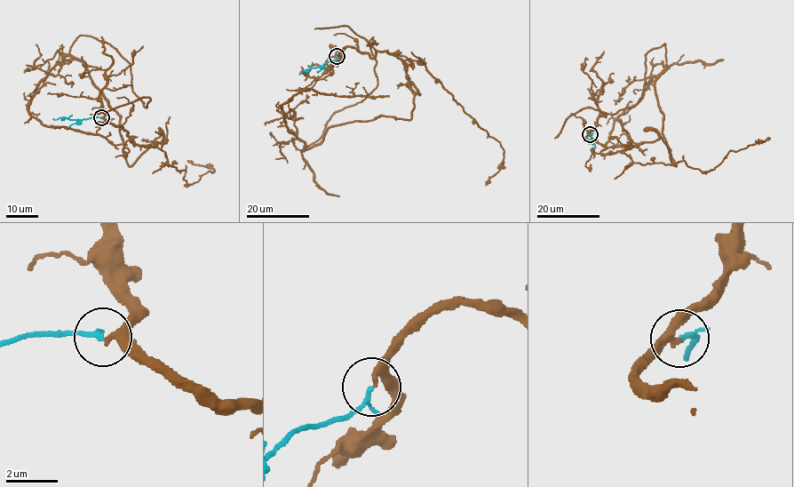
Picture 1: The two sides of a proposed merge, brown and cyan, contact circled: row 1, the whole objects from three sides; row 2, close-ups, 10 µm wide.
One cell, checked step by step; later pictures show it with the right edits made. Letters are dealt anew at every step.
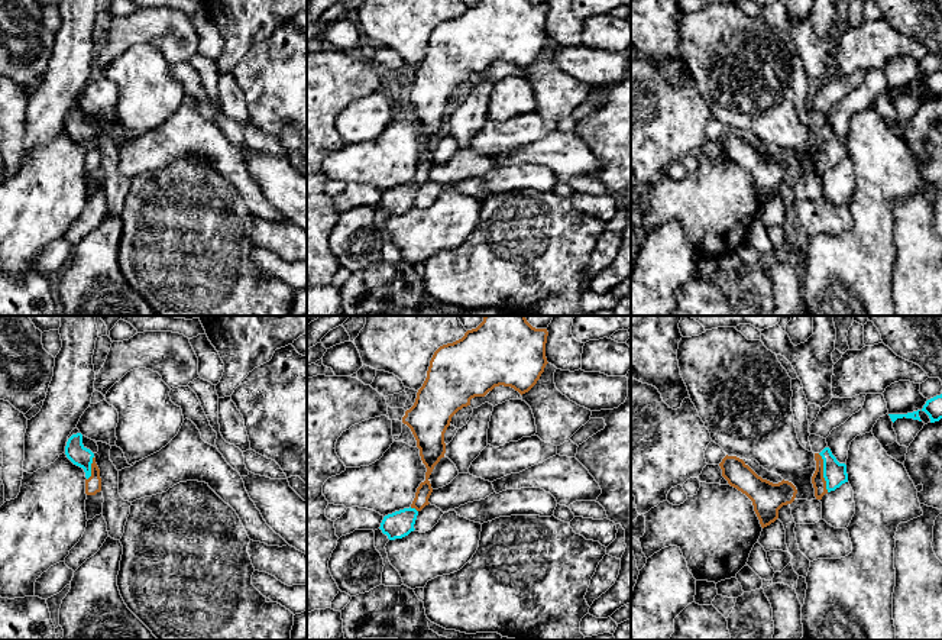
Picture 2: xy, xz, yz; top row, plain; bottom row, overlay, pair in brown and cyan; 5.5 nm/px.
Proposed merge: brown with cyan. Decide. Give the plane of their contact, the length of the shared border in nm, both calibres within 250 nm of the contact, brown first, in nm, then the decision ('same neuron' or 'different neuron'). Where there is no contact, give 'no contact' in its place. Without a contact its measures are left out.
yz | 220 nm | 80/130 nm | same neuron

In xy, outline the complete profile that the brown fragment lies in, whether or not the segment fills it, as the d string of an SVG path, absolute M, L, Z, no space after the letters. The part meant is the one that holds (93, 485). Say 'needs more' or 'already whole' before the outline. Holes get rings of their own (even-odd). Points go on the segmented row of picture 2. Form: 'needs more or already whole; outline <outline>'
needs more; outline M72 434L65 446L67 458L85 472L85 494L96 495L101 491L100 469L96 463L94 453L82 445L82 434Z

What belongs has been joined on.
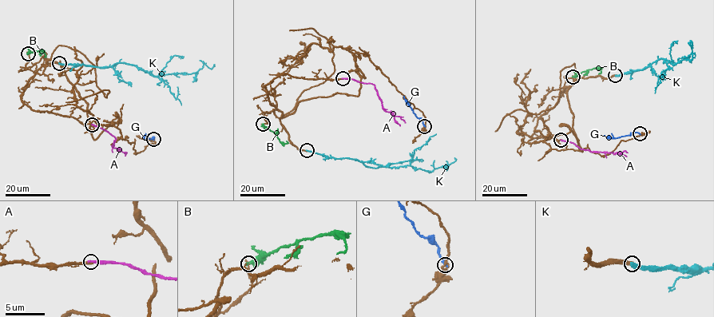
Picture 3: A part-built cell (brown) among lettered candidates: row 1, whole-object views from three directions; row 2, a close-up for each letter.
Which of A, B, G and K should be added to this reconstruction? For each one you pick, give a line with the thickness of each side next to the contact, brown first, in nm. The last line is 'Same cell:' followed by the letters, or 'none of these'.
A: Thickness 240 nm (brown) against 280 nm
Same cell: A

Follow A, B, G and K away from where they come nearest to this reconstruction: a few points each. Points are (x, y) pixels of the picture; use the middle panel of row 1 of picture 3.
A: (343, 78), (374, 86), (382, 107), (405, 122)
B: (263, 124), (273, 132), (280, 142), (287, 143), (286, 140)
G: (424, 126), (403, 96)
K: (307, 150), (328, 157), (357, 160), (367, 167), (407, 165), (431, 172), (448, 165), (455, 158)

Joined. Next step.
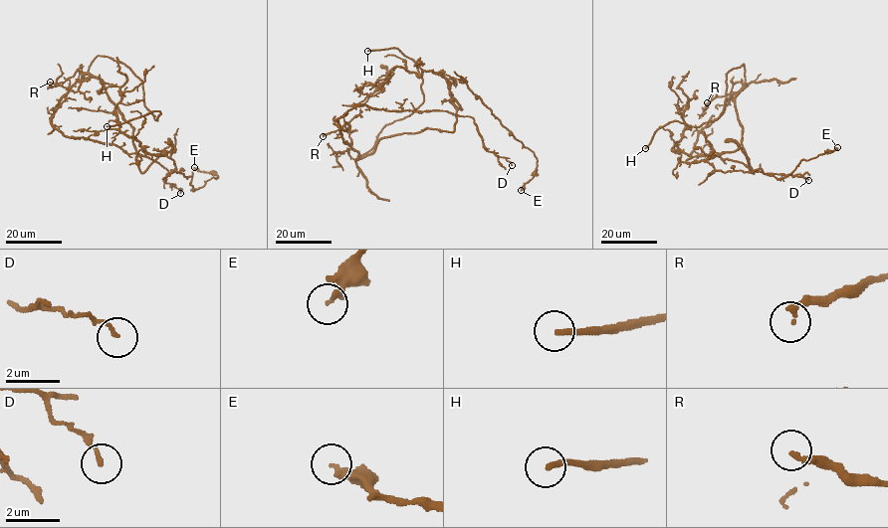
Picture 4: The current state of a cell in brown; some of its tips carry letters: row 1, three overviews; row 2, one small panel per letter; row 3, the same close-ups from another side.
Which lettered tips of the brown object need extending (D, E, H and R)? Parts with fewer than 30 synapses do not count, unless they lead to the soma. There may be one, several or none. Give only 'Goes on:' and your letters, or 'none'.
Goes on: H

